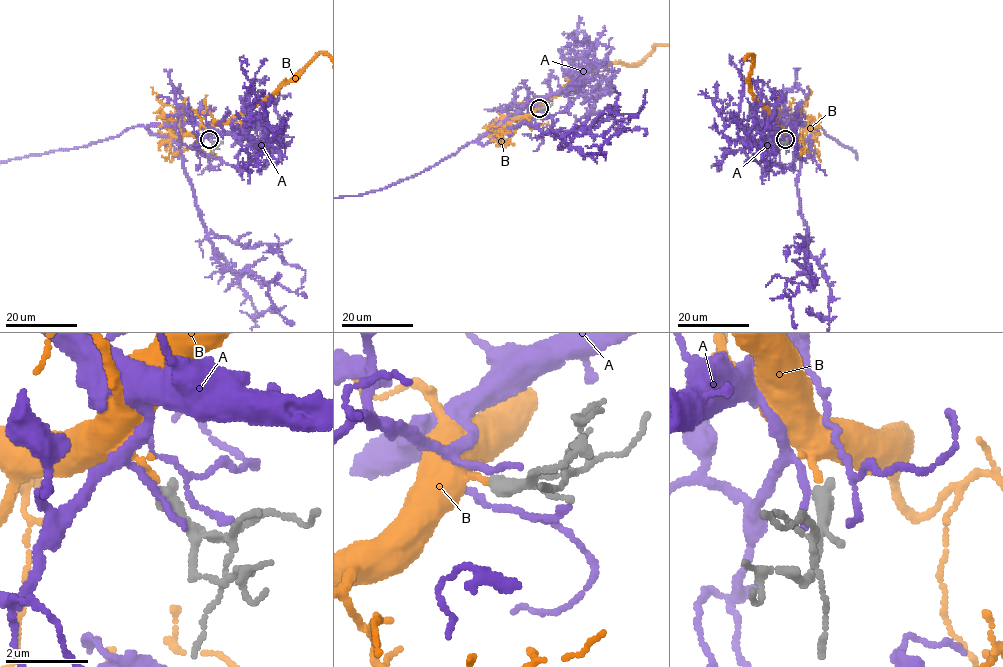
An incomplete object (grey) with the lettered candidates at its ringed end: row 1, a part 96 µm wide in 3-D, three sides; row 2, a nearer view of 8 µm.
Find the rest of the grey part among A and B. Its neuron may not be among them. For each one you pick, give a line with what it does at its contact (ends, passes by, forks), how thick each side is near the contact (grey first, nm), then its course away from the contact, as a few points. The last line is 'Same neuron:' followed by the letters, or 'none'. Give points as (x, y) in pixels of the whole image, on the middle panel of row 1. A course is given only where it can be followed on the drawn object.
B: it ends | 420/140 nm
Same neuron: B

